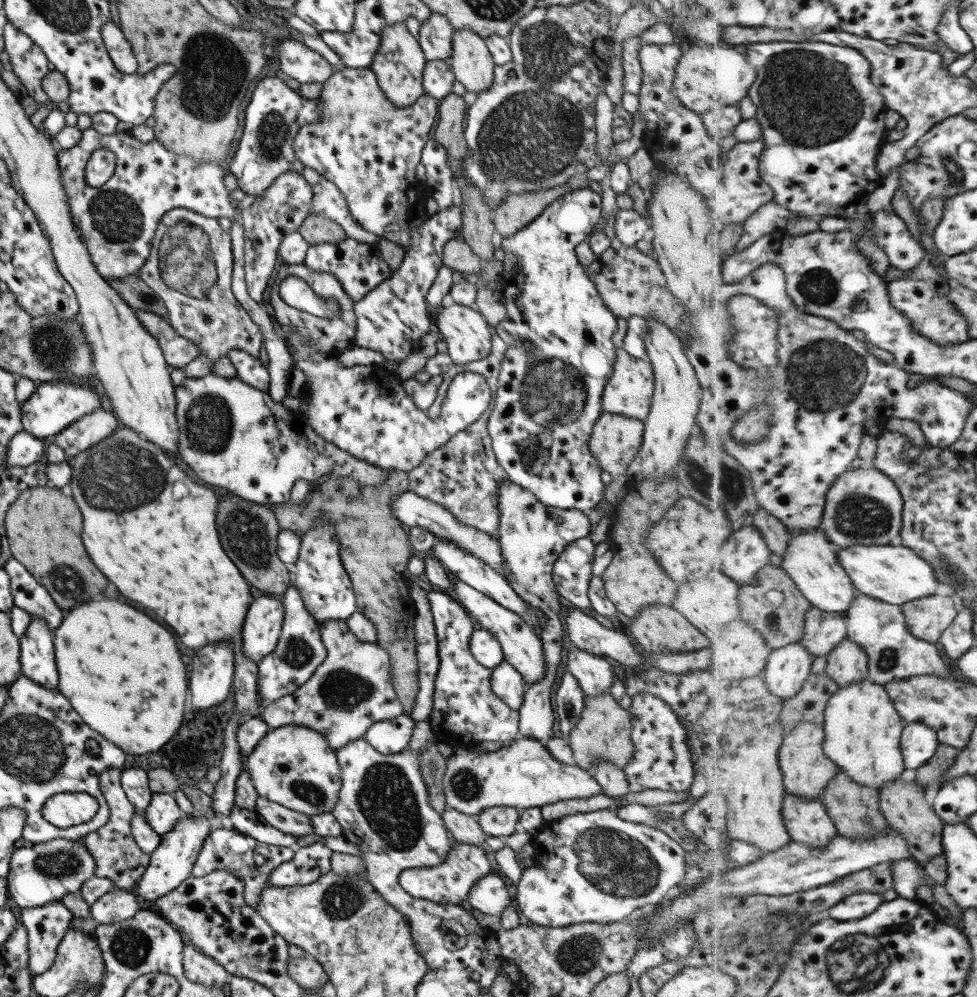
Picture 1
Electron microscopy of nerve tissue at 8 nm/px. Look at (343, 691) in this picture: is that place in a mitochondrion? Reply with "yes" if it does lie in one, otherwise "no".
yes

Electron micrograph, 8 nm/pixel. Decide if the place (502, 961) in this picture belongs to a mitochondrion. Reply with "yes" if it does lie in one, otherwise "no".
no

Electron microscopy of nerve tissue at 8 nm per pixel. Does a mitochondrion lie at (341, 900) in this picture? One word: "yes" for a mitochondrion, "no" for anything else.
yes

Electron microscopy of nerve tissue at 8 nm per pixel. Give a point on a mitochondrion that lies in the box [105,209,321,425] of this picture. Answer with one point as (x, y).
(188, 260)

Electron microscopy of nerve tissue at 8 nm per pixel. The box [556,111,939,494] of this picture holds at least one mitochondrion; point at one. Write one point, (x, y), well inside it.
(826, 371)

